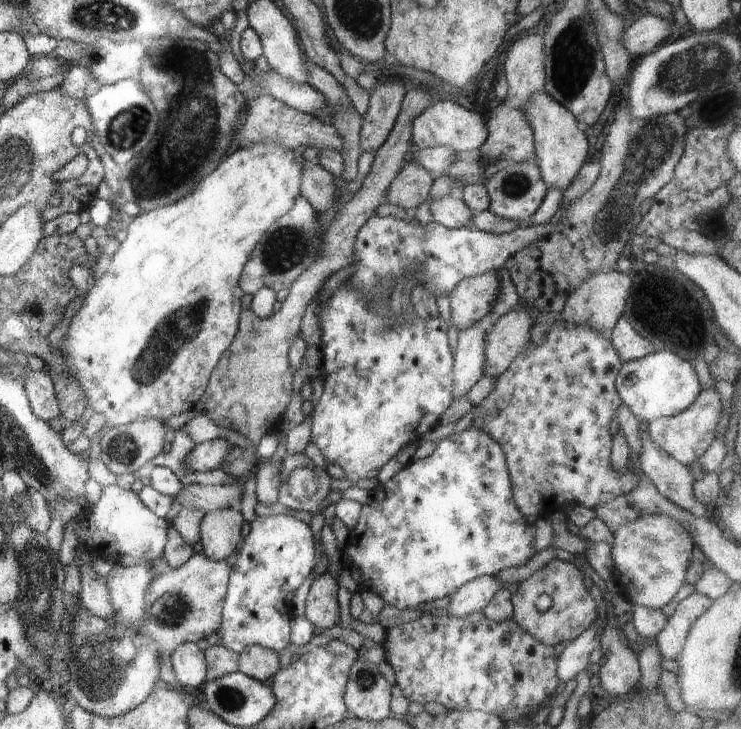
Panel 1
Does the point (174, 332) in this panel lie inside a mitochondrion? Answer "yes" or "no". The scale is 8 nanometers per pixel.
yes

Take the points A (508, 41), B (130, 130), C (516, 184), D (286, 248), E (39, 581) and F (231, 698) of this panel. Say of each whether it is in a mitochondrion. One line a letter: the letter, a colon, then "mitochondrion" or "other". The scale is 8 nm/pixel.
A: other
B: mitochondrion
C: mitochondrion
D: mitochondrion
E: mitochondrion
F: mitochondrion

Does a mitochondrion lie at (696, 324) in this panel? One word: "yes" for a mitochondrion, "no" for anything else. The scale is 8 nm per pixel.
no

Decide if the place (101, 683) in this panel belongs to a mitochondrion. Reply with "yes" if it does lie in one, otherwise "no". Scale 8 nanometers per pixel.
yes

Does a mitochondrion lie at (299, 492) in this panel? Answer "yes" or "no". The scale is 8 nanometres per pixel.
yes

